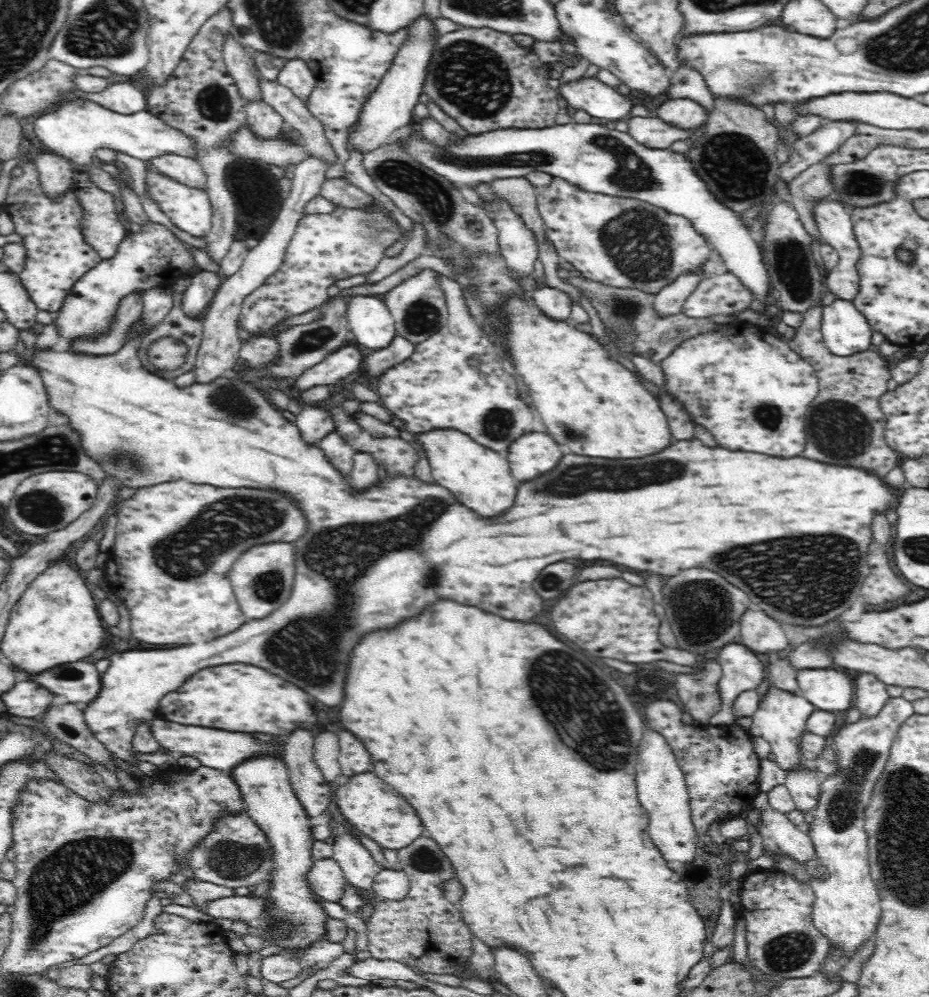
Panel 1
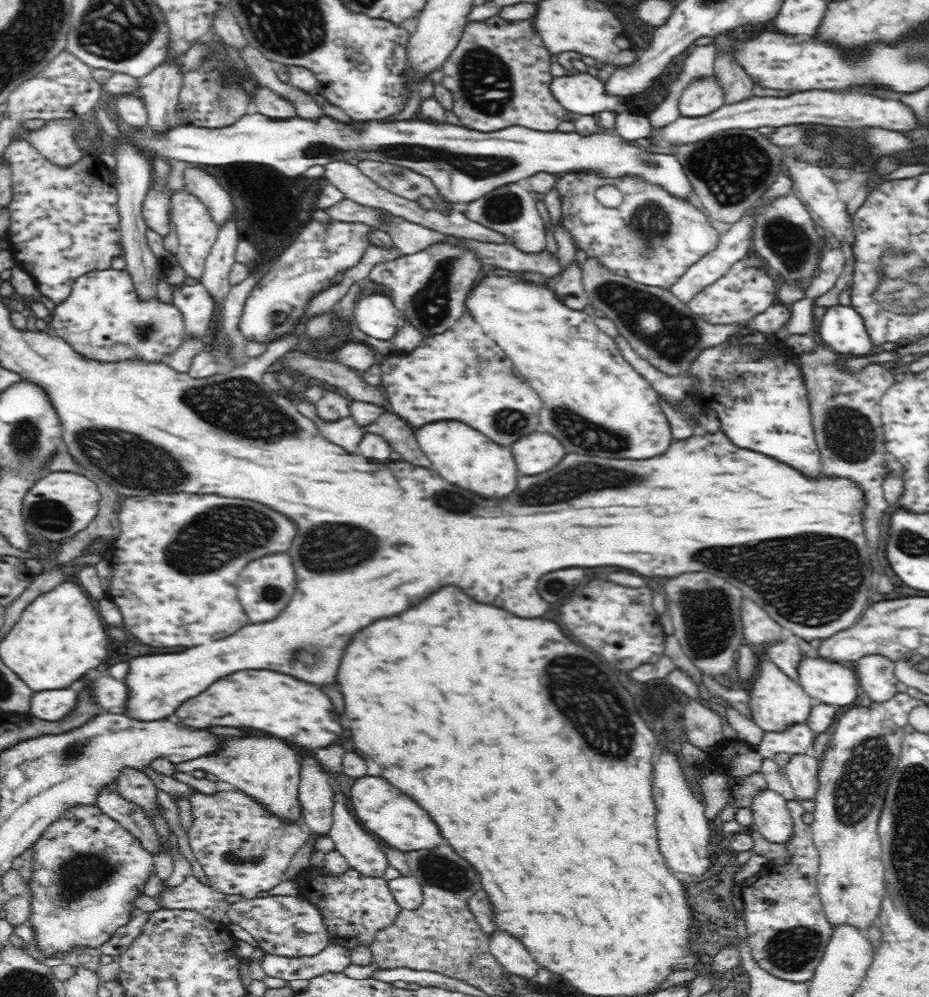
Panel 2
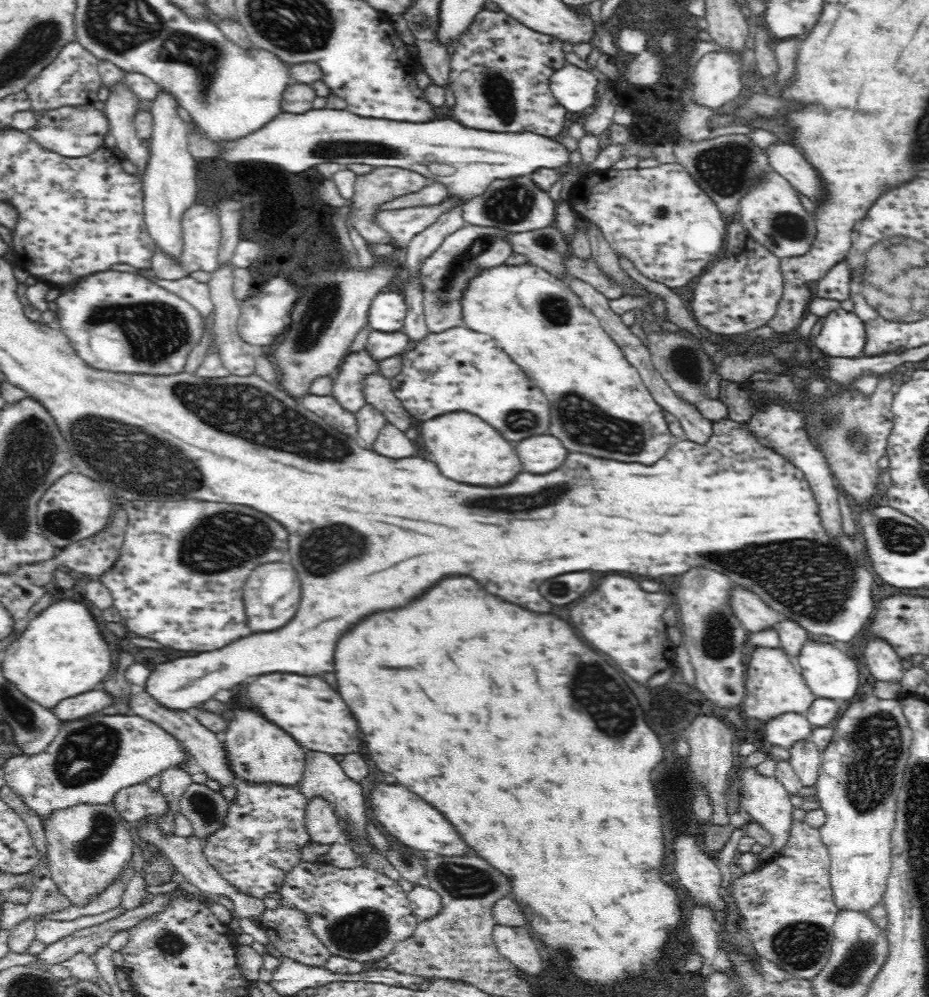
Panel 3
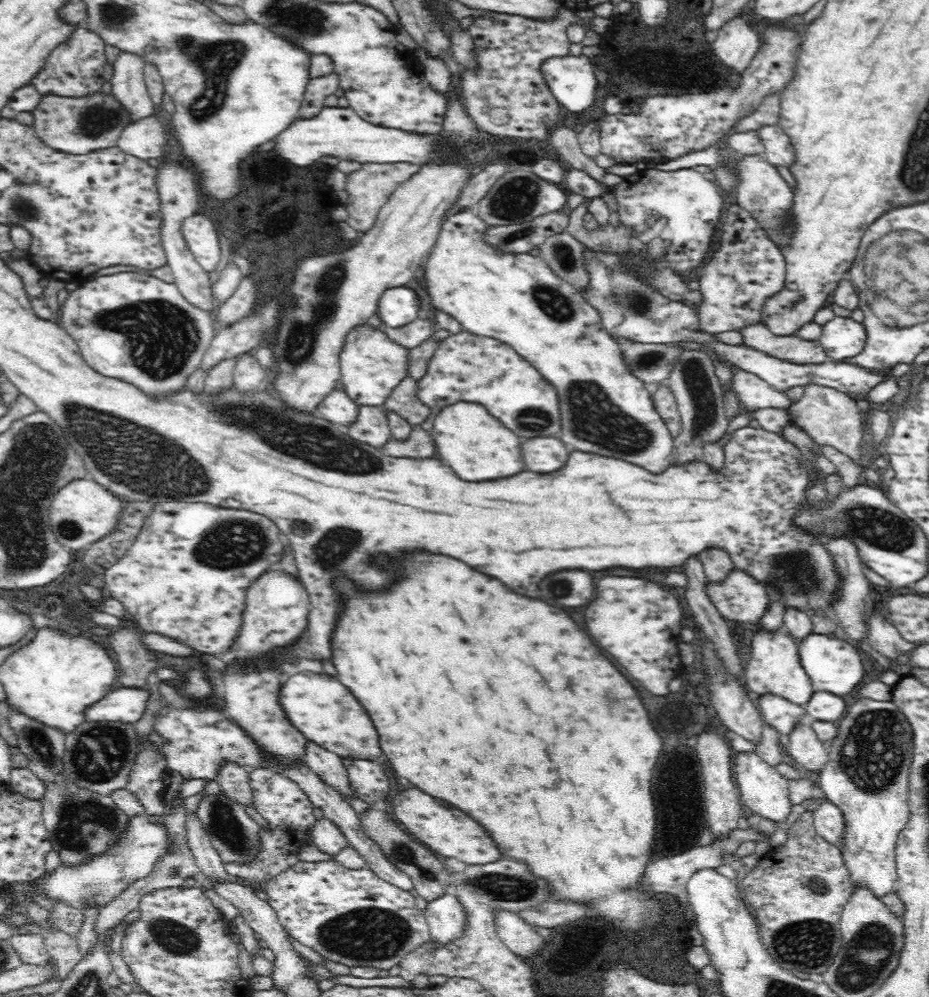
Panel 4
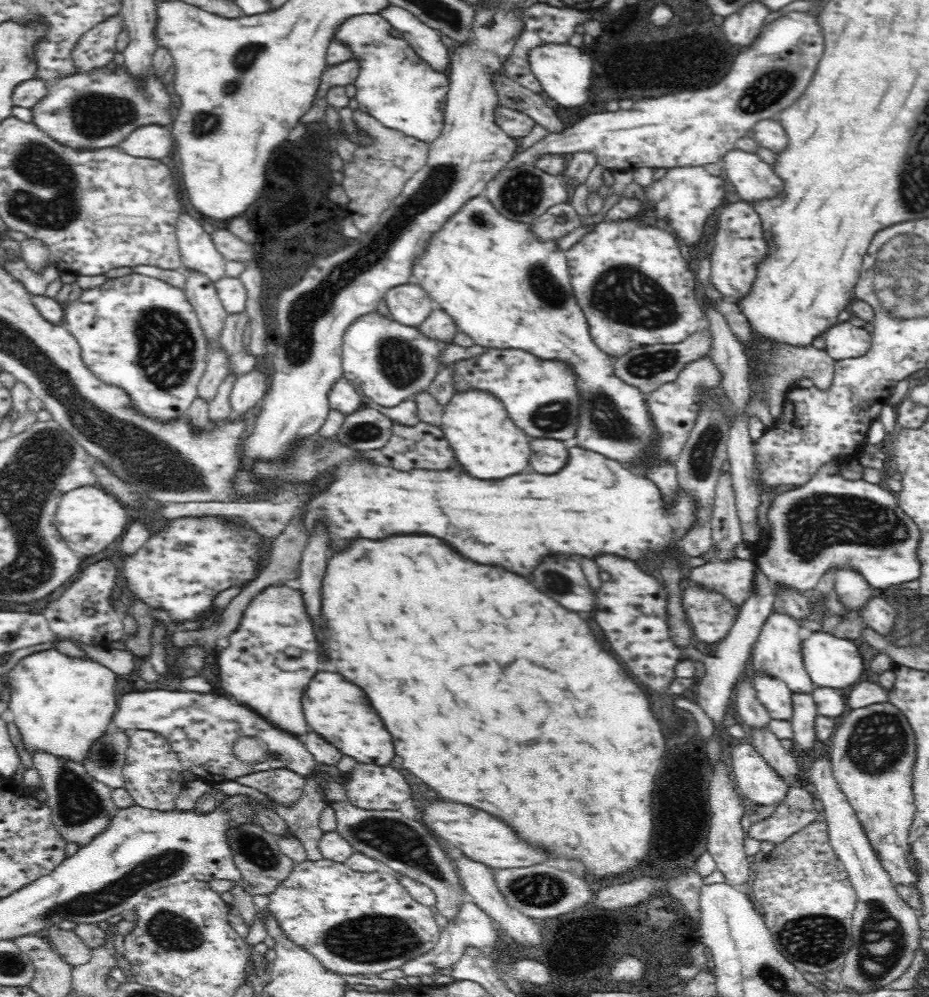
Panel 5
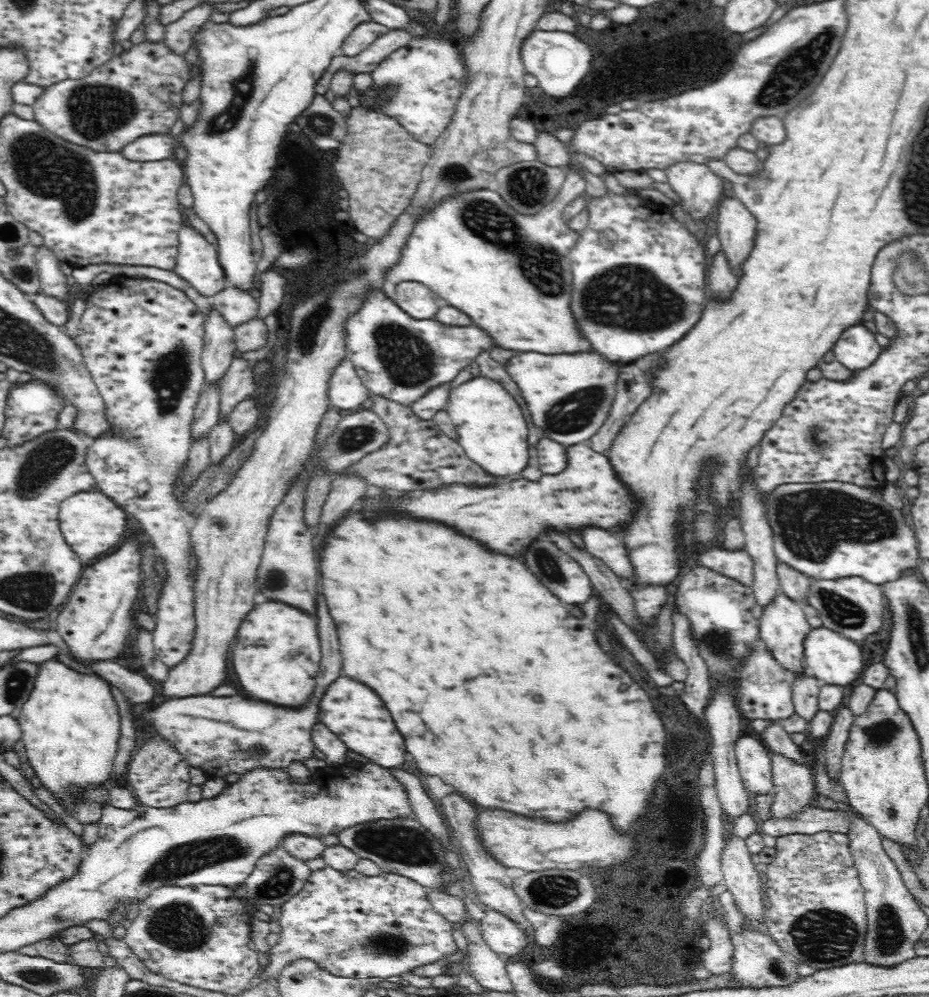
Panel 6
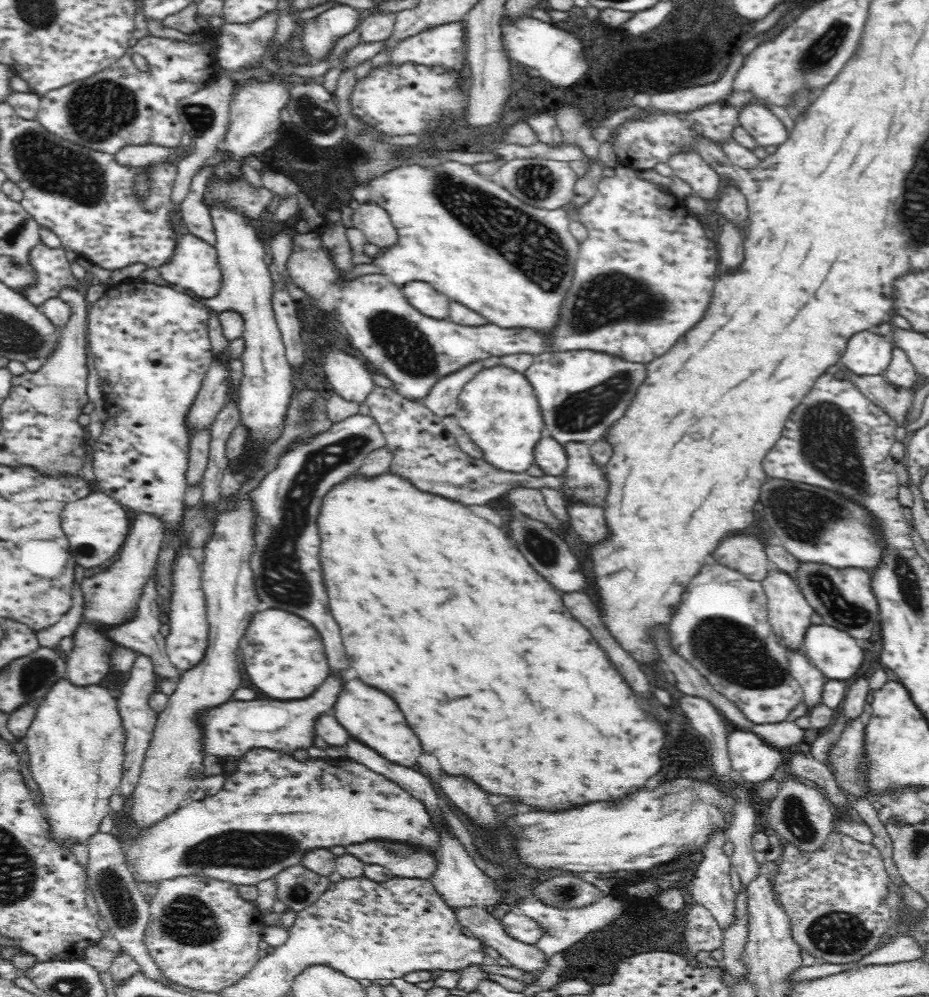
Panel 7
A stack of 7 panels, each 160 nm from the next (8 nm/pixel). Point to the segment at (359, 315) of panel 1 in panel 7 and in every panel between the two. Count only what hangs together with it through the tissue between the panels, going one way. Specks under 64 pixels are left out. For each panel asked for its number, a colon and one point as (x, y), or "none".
2: (376, 315)
3: (388, 311)
4: (399, 306)
5: (409, 304)
6: (414, 298)
7: (423, 296)

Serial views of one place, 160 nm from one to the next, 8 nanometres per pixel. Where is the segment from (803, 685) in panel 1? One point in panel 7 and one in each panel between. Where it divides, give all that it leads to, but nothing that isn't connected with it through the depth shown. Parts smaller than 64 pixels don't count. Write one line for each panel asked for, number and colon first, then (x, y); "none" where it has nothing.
2: (831, 683)
3: (830, 673)
4: (833, 665)
5: (831, 661)
6: (831, 657)
7: (838, 655)

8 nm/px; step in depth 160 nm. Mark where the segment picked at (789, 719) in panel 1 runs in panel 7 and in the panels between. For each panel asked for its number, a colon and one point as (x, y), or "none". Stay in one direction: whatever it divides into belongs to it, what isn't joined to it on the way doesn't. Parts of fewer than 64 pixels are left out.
2: (776, 702)
3: (774, 684)
4: (775, 668)
5: (777, 653)
6: (783, 626)
7: (788, 611)

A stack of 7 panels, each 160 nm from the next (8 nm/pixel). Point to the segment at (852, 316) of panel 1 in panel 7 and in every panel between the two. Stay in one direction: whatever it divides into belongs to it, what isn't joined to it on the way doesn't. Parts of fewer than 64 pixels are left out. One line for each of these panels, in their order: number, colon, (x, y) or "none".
2: (842, 329)
3: (842, 335)
4: (842, 338)
5: (844, 340)
6: (857, 348)
7: (867, 354)

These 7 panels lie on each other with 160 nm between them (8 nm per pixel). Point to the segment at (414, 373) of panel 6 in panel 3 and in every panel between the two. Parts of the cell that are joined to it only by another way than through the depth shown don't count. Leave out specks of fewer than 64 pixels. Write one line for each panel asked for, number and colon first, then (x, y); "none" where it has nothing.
3: (357, 365)
4: (372, 365)
5: (390, 362)

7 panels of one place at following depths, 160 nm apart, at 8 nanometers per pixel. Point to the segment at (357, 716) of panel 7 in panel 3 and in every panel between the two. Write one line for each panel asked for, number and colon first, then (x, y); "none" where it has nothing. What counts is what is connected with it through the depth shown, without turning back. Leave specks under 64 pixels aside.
3: (312, 712)
4: (322, 709)
5: (335, 708)
6: (353, 711)

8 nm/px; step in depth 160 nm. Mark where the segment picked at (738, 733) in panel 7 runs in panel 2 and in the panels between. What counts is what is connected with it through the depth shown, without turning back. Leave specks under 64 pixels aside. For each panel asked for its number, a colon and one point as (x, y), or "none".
2: (772, 818)
3: (764, 798)
4: (761, 787)
5: (755, 778)
6: (754, 760)

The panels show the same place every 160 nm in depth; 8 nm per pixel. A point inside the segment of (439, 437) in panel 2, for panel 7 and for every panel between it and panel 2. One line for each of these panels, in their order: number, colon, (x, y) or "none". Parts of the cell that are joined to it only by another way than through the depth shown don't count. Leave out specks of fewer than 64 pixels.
3: (467, 450)
4: (477, 448)
5: (485, 441)
6: (491, 428)
7: (498, 409)

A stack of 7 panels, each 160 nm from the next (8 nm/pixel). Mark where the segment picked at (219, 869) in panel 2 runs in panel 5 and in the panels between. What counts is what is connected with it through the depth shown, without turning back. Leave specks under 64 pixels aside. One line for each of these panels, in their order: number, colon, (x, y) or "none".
3: (262, 840)
4: (277, 798)
5: (285, 786)

